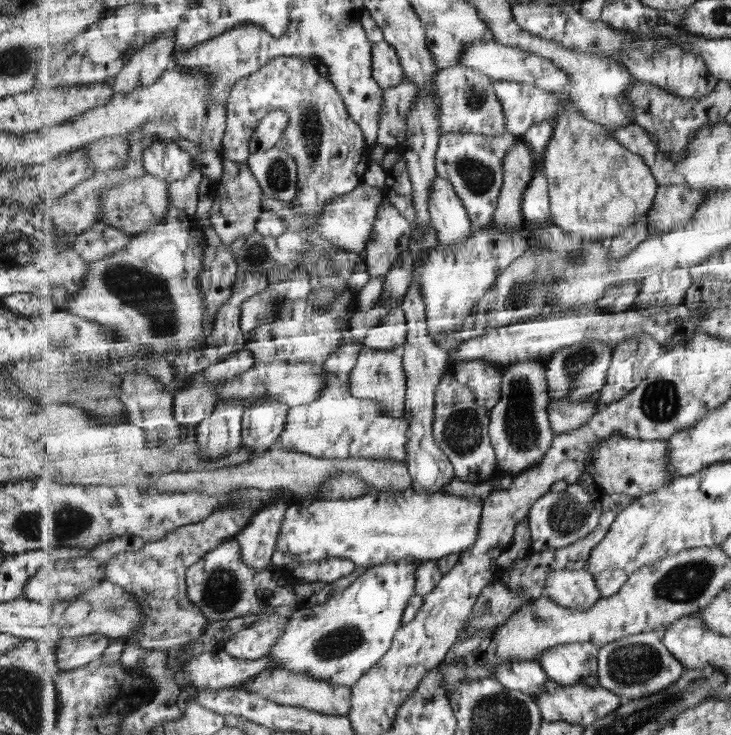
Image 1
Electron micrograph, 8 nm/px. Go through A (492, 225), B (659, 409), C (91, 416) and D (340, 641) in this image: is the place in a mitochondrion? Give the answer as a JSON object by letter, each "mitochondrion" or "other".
{"A":"other","B":"mitochondrion","C":"other","D":"mitochondrion"}

